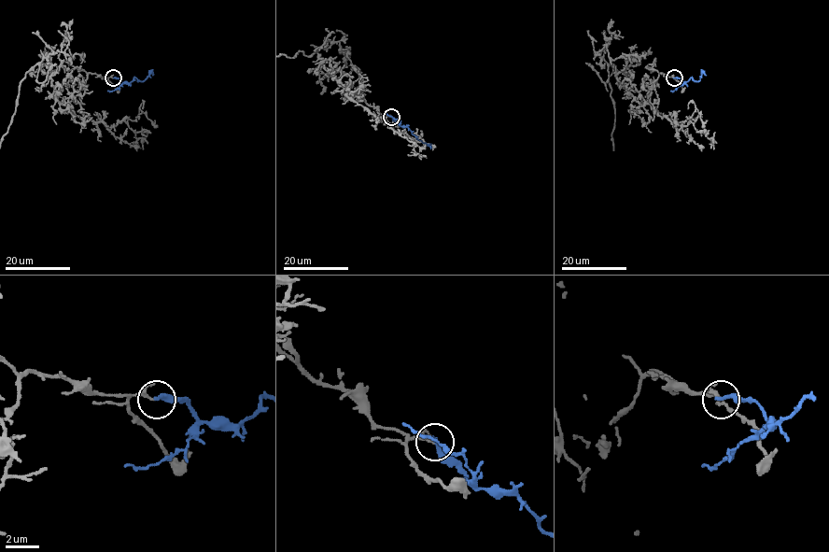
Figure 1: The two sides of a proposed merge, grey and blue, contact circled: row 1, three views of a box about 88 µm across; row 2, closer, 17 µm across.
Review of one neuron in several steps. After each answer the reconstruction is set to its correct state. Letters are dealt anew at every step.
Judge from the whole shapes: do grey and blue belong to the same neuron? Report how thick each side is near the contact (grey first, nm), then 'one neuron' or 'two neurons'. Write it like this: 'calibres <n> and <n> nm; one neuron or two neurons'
calibres 130 and 260 nm; one neuron

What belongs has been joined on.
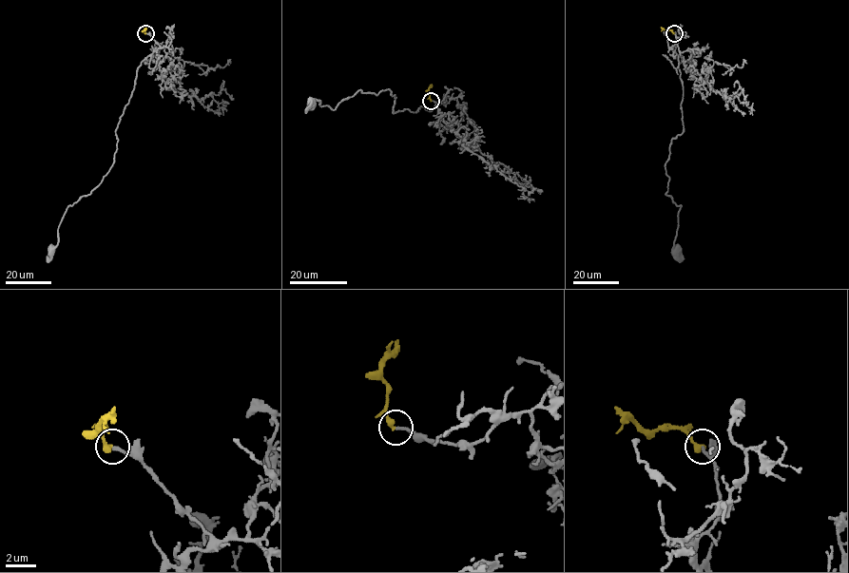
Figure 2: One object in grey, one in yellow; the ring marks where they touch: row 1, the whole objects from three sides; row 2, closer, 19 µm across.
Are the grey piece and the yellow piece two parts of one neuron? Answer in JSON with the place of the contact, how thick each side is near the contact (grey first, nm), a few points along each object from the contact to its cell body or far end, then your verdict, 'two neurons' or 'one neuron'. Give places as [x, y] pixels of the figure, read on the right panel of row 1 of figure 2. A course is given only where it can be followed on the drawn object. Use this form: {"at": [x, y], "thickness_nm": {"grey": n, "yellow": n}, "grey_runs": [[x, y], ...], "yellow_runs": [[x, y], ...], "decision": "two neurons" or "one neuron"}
{"at": [674, 33], "thickness_nm": {"grey": 190, "yellow": 360}, "grey_runs": [[674, 32], [684, 129], [671, 140], [665, 166], [665, 195], [681, 207], [676, 251]], "yellow_runs": [[674, 32], [661, 27]], "decision": "one neuron"}

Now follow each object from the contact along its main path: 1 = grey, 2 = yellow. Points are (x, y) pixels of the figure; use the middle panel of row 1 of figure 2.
1: (432, 100), (450, 99), (432, 109), (394, 112), (389, 89), (359, 90), (333, 109), (309, 104)
2: (432, 100), (429, 88), (432, 84)

